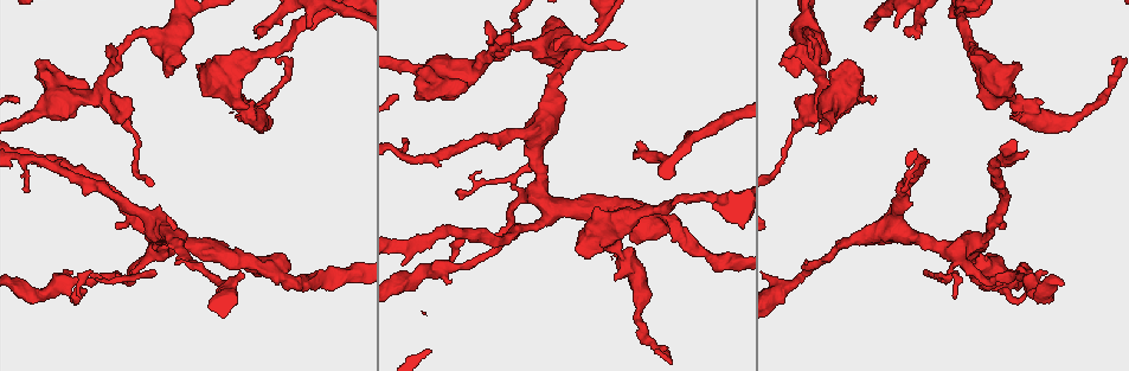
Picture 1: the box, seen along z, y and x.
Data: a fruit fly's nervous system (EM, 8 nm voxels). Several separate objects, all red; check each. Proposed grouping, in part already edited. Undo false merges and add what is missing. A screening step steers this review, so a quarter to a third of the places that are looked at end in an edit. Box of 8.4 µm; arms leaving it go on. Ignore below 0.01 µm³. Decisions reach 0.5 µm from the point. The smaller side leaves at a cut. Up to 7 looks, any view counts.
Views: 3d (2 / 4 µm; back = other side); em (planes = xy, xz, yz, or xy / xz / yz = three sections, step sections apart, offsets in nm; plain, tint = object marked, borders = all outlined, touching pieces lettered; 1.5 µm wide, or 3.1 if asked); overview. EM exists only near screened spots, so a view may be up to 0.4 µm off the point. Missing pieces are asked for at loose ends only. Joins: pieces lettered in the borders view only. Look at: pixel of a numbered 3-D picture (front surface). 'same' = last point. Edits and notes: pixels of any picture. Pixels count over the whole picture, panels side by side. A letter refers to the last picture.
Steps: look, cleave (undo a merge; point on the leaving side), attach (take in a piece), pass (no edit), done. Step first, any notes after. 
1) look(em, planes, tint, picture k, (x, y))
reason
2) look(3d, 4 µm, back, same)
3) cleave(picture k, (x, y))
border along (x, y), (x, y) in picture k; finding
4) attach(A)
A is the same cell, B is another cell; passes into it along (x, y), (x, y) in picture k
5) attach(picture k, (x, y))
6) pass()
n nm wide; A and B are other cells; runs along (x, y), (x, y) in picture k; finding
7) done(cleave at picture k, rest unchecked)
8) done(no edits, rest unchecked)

look(em, yz, step 8, tint, picture 1, (919, 37))
an open end

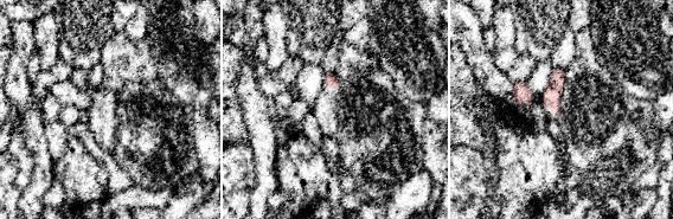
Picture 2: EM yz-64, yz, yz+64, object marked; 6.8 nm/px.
look(em, xz, step 4, borders, same)
cut it another way

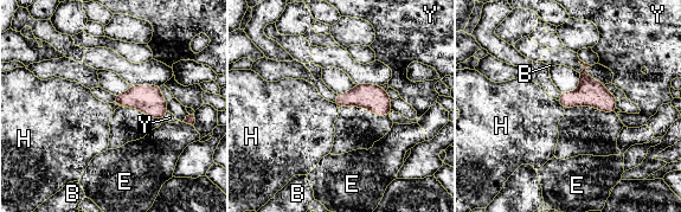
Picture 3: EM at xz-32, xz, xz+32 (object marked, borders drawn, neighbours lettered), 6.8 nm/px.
pass()
H touches over 80 nm; B, E, H and Y are other cells; border along (557, 101), (565, 108) in picture 3; no lettered piece goes on from it

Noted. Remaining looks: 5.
look(em, planes, borders, picture 1, (278, 63))
long arm stops here

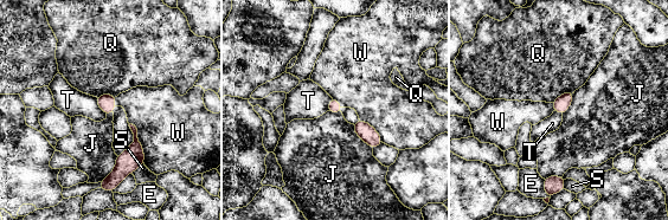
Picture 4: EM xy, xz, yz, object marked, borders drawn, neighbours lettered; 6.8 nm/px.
pass()
90 nm wide; E, J, Q, S, T and W are other cells; border along (95, 97), (100, 109), (106, 115) in picture 4; no lettered piece goes on from it

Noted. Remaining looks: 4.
look(em, planes, borders, picture 1, (155, 271))
branch stops here

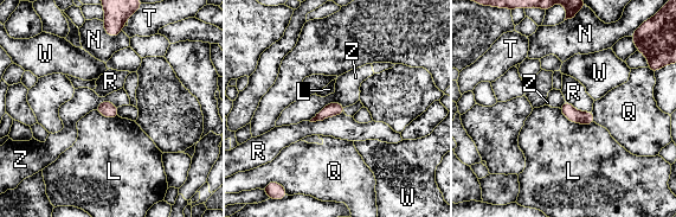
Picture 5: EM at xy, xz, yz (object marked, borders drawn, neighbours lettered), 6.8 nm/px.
pass()
L, N, Q, R, T, W and Z are other cells; border along (345, 106), (328, 102), (309, 120) in picture 5; no lettered piece goes on from it

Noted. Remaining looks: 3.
done(no edits, rest unchecked)

